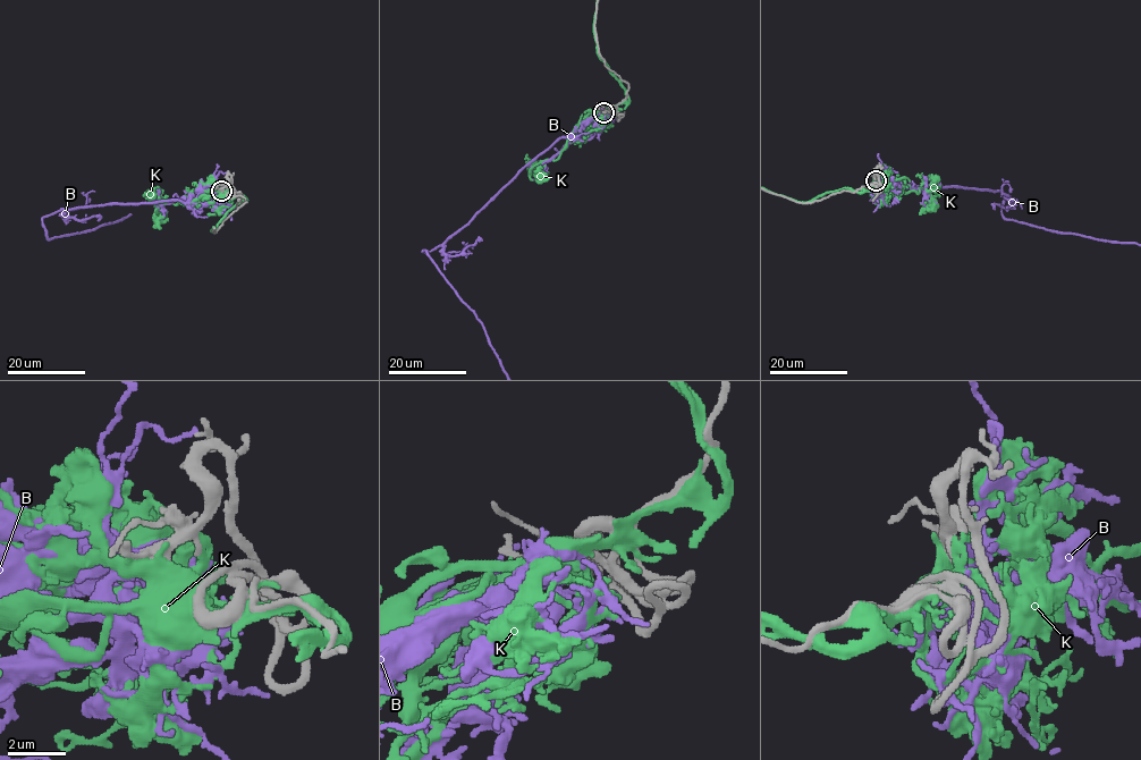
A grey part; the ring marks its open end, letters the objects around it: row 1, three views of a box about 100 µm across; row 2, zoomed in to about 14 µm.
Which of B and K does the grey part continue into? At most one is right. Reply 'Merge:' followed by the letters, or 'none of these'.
Merge: B

